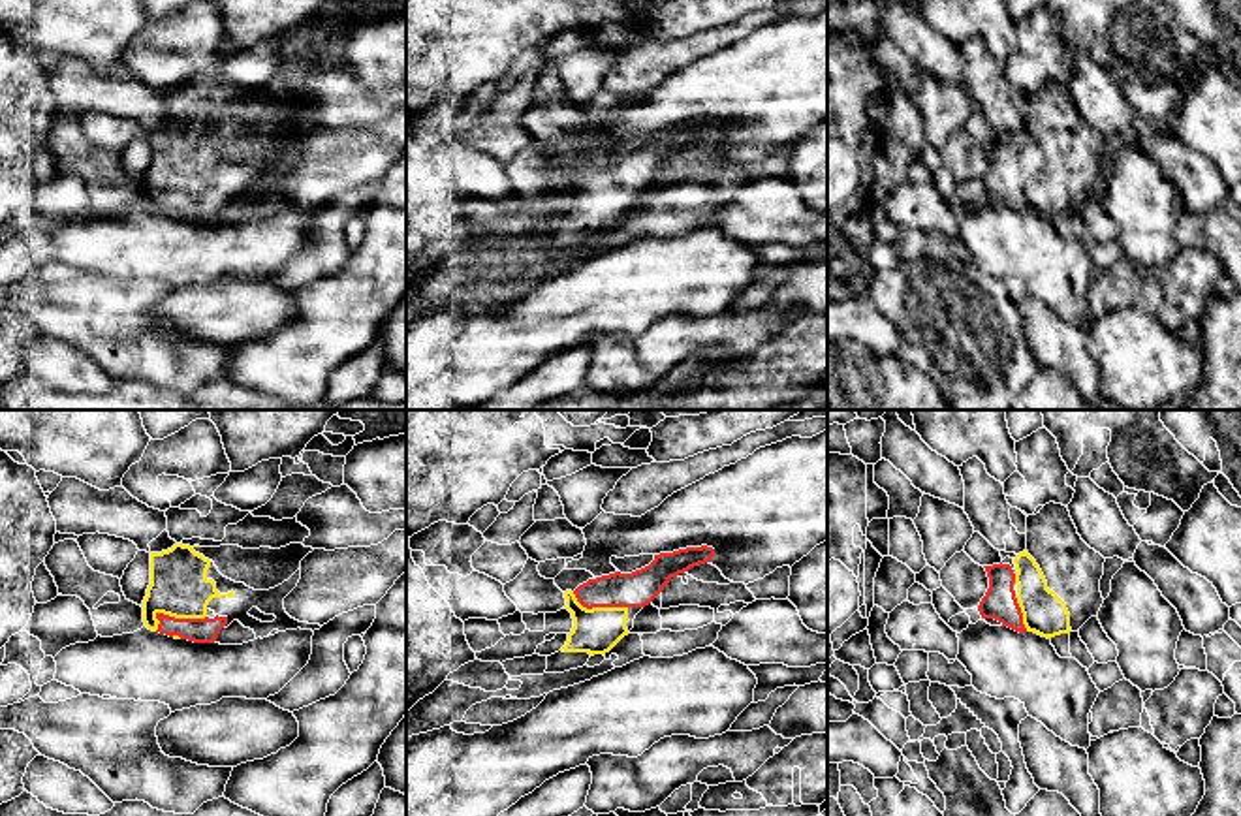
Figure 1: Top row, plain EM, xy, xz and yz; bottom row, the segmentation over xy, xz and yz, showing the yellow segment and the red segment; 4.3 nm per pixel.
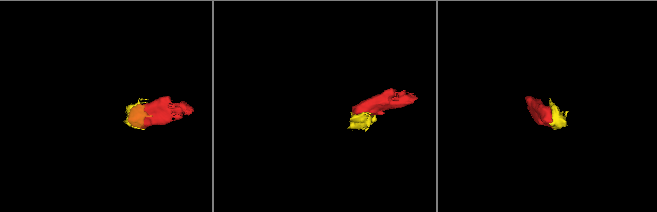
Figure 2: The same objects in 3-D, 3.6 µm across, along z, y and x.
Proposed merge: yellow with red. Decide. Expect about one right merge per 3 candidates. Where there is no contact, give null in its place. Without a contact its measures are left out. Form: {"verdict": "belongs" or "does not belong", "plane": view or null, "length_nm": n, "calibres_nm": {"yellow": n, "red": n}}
{"verdict": "belongs", "plane": "xy", "length_nm": 240, "calibres_nm": {"yellow": 260, "red": 110}}

